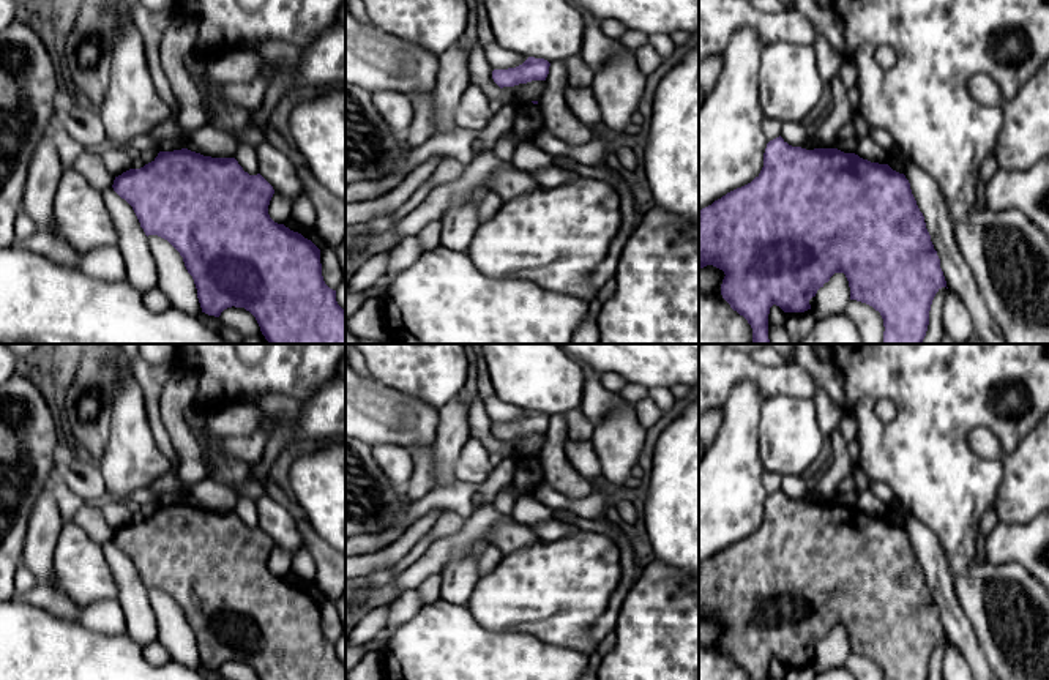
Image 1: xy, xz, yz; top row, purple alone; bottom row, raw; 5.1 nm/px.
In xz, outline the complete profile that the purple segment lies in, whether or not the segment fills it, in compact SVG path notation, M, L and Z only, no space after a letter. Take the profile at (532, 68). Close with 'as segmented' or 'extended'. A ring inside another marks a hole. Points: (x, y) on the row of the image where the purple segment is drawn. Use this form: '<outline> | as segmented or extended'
M528 57L522 65L508 69L494 69L494 82L503 87L514 87L532 80L546 80L551 63L544 58Z | as segmented

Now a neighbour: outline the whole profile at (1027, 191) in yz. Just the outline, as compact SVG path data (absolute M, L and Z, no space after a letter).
M1049 156L1027 170L1003 170L986 183L984 207L1019 210L1049 237Z

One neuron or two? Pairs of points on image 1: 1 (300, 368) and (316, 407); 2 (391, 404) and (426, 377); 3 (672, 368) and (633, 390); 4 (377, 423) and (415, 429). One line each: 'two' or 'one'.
1: two
2: two
3: two
4: one

